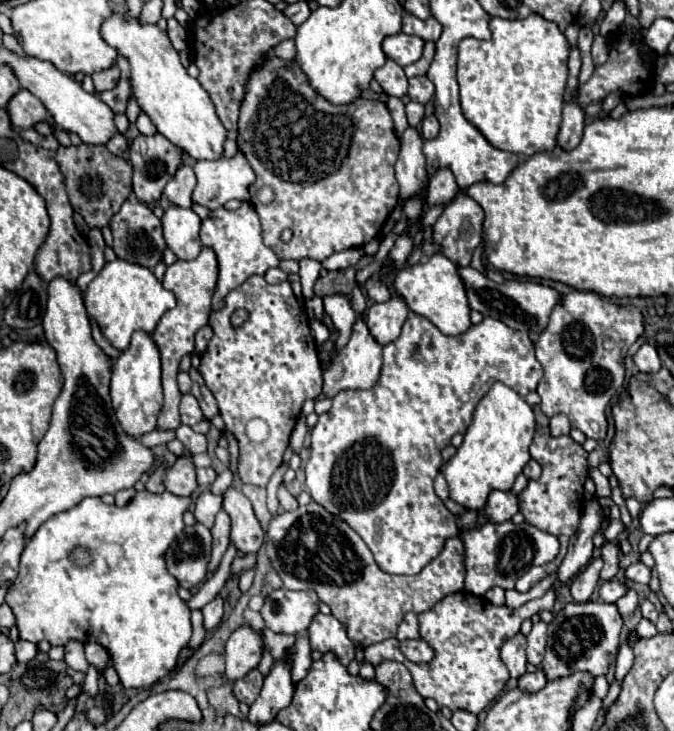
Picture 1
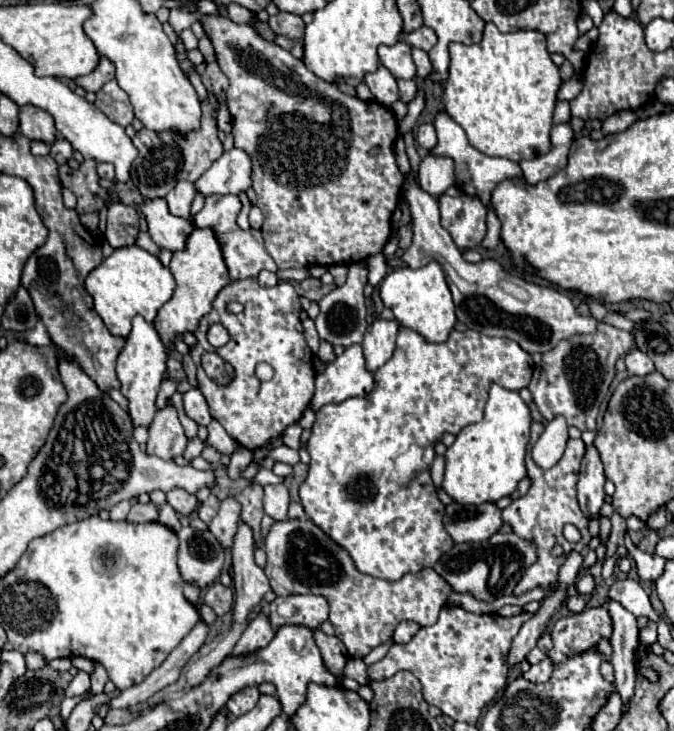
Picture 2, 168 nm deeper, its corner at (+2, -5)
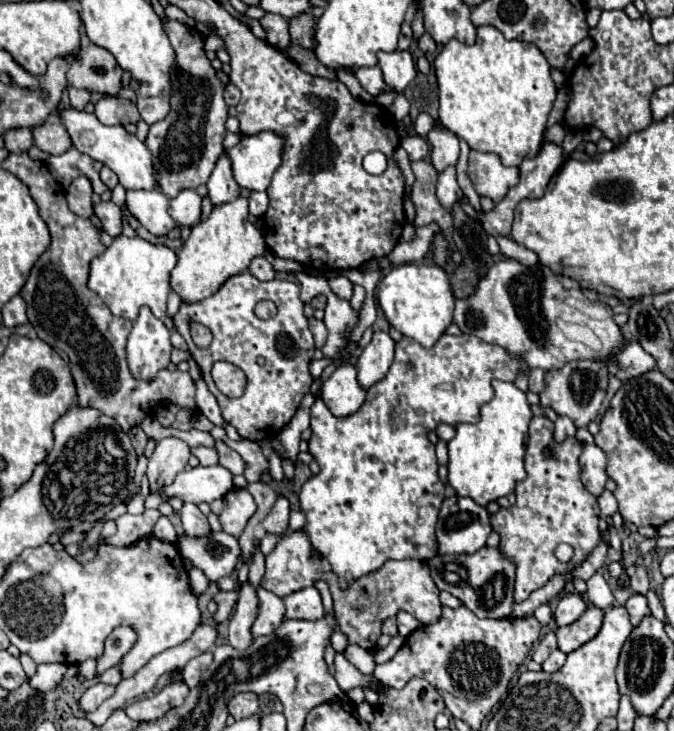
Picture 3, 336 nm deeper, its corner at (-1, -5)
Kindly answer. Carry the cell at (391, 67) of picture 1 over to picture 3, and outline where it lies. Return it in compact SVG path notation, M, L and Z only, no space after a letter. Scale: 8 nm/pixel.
M380 66L358 68L354 74L356 74L356 78L360 80L362 88L364 88L368 94L372 94L372 96L378 96L378 94L384 92L384 90L390 90L390 88L386 86L384 78L382 78L382 70L380 70Z

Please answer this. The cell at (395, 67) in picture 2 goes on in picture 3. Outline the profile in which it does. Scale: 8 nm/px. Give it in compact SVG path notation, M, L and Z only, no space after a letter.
M380 52L378 64L384 74L384 82L396 90L402 92L416 76L416 66L410 56L410 52Z

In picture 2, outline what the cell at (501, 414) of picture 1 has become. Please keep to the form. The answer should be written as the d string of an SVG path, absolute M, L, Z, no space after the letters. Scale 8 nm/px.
M493 384L483 420L465 426L457 434L453 446L447 448L443 490L459 504L497 502L499 498L513 494L517 482L527 476L525 452L529 442L529 426L531 414L521 396Z

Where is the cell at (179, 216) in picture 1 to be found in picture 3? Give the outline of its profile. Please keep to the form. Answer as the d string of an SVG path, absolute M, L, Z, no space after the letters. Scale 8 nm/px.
M126 190L128 212L152 234L168 234L176 222L168 214L168 198L160 190Z

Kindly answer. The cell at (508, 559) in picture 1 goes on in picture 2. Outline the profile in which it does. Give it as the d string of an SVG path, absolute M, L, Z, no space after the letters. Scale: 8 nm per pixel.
M497 532L493 534L493 538L489 538L489 542L471 542L461 546L455 544L439 558L433 568L451 584L455 592L469 592L477 600L493 602L499 596L513 594L513 588L533 562L537 562L537 546L533 546L533 542L513 532Z

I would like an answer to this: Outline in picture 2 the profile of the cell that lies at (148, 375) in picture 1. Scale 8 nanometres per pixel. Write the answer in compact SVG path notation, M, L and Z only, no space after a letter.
M141 316L133 318L133 330L125 340L125 346L117 358L117 378L121 382L121 392L125 394L129 402L129 418L133 426L151 426L153 416L157 412L155 398L165 374L165 348L157 336L157 330L153 324L145 322Z

